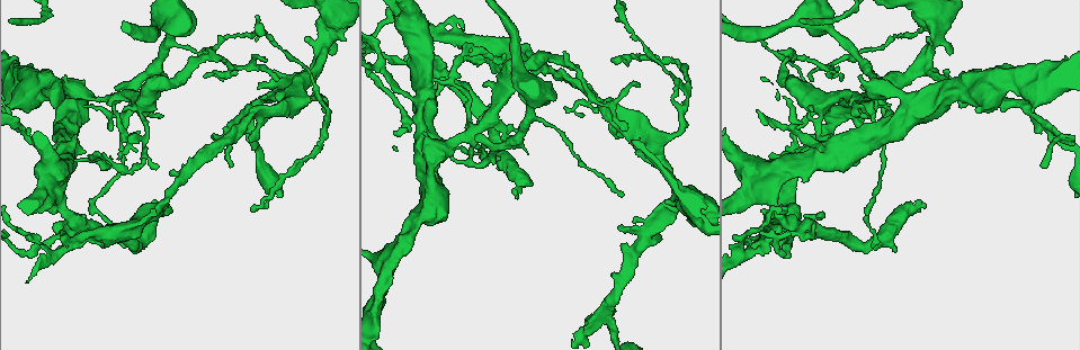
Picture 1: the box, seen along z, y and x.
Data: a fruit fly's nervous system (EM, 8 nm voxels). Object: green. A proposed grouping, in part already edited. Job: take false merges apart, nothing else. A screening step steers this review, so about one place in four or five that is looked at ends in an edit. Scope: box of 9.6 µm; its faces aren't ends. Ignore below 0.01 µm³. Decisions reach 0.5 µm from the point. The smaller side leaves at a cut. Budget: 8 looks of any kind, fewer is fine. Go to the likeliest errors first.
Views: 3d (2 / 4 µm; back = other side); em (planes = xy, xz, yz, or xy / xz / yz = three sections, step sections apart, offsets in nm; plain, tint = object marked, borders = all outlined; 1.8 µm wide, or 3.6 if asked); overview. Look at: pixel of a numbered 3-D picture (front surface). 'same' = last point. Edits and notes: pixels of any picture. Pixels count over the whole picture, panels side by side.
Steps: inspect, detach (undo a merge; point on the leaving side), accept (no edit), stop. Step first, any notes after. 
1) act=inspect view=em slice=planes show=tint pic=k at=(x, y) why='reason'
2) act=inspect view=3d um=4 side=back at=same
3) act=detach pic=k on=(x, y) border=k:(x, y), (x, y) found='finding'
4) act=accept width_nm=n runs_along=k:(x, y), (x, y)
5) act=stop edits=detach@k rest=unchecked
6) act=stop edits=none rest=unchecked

act=inspect view=3d um=2 pic=1 at=(124, 131) why='sharp bend'

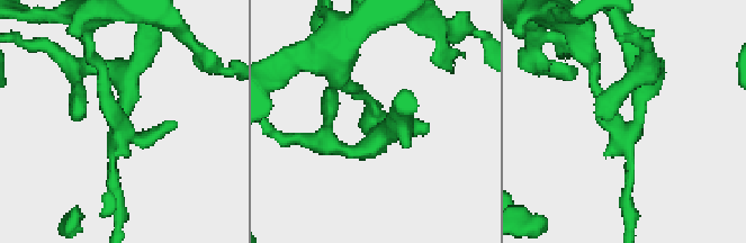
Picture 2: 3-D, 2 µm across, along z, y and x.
act=inspect view=em slice=yz step=4 show=tint pic=2 at=(374, 103)

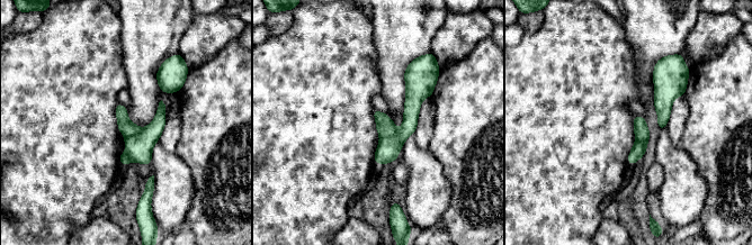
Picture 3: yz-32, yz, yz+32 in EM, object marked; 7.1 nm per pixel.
act=inspect view=em slice=xz step=16 show=tint at=same why='cut it another way'

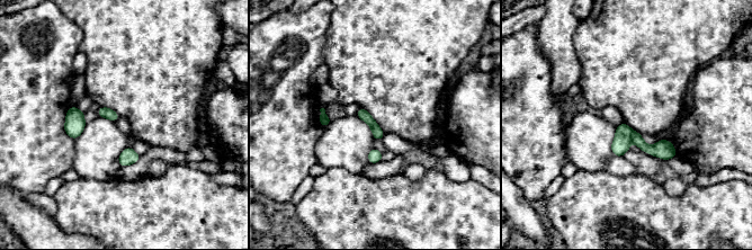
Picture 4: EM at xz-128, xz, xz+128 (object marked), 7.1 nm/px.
act=detach pic=4 on=(620, 144) width_nm=70 border=4:(634, 131), (630, 141) found='a second cell is stuck on'

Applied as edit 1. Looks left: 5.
act=inspect view=overview

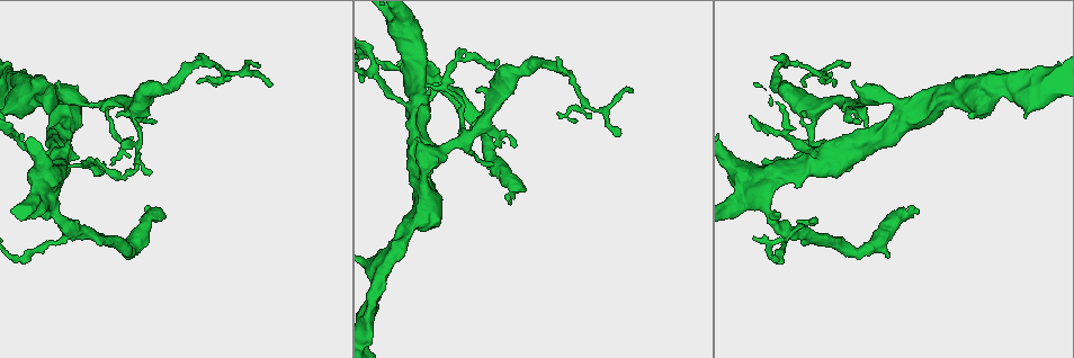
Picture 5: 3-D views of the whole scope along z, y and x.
act=inspect view=em slice=xy step=16 show=tint pic=5 at=(135, 110) why='branch point'

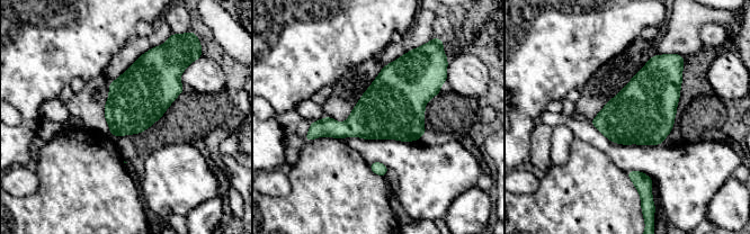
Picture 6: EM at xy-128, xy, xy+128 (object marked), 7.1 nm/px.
act=inspect view=em slice=planes show=tint at=same

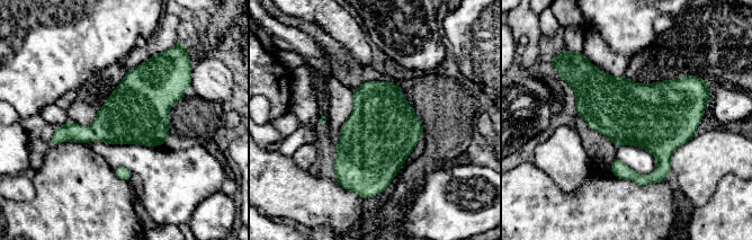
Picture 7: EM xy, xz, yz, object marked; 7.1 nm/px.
act=accept found='all the same cell'

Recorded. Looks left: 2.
act=inspect view=em slice=xz step=8 show=tint pic=5 at=(814, 71) why='abrupt turn'

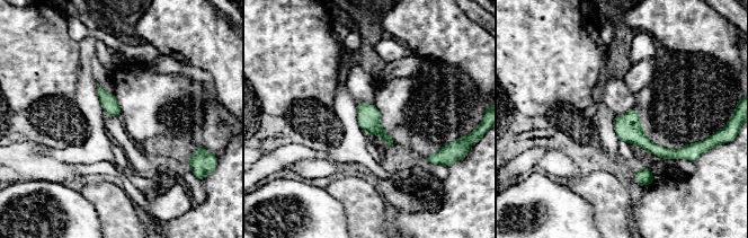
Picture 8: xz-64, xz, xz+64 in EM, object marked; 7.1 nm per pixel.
act=inspect view=em slice=planes show=tint at=same

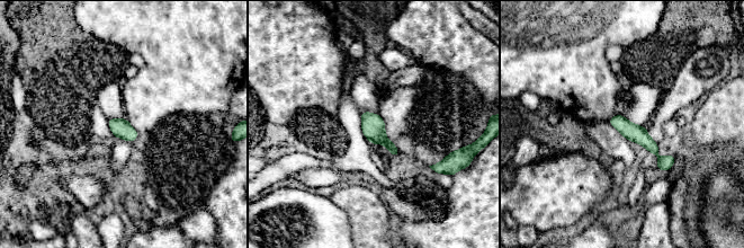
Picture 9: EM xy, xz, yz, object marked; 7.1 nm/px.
act=accept runs_along=9:(612, 121), (637, 133), (669, 165) found='all the same cell'

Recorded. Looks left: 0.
act=stop edits=detach@4 rest=unchecked

